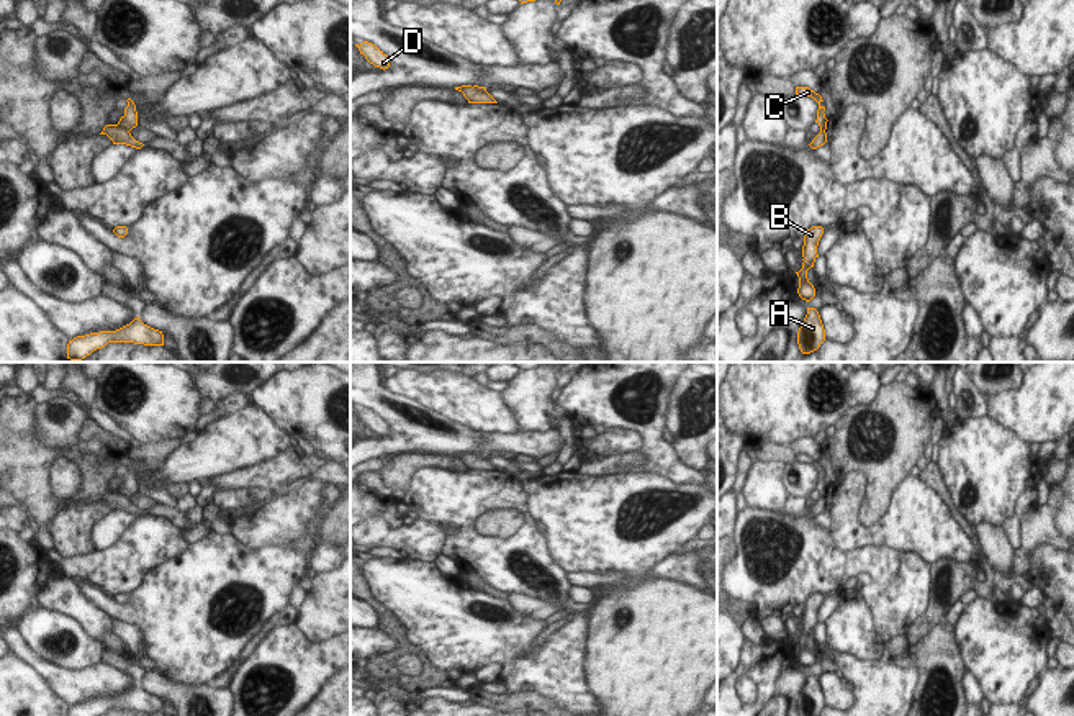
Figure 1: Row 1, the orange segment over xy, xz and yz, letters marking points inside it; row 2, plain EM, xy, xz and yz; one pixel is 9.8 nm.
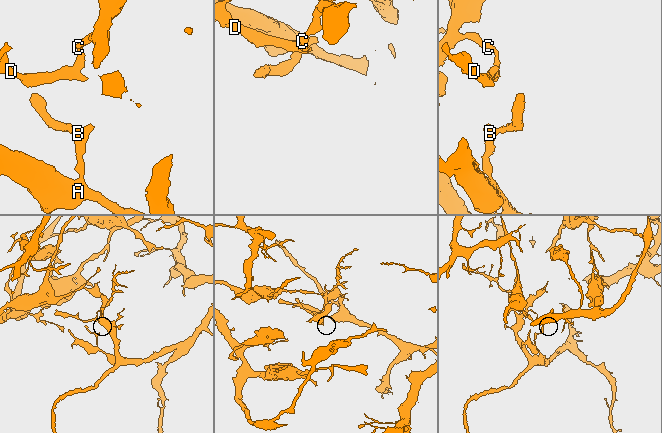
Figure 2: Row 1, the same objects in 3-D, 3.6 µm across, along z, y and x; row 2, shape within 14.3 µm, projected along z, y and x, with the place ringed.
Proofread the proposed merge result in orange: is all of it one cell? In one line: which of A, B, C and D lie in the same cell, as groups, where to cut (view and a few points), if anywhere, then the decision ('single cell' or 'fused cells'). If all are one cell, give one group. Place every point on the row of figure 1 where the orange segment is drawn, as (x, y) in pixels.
groups A B C / D; cut xy (117, 125), (128, 131); fused cells

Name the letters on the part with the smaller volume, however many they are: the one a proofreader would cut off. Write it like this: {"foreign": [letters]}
{"foreign": ["D"]}

